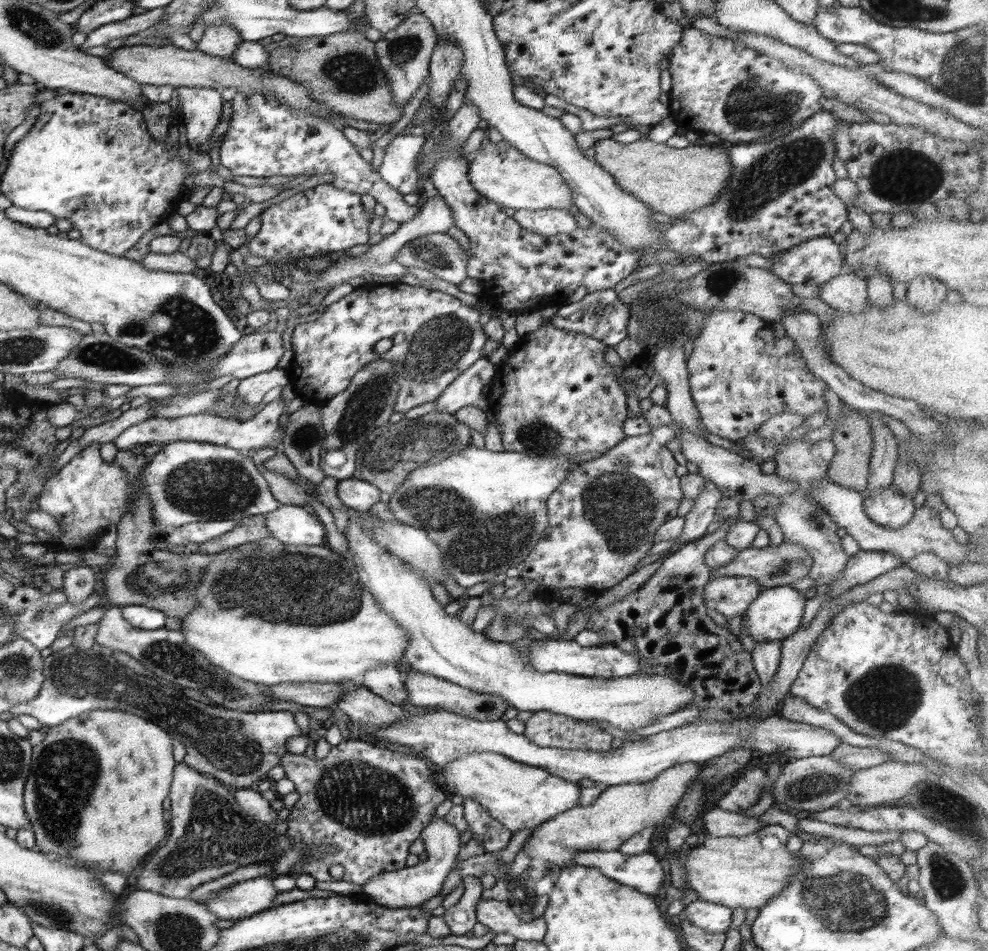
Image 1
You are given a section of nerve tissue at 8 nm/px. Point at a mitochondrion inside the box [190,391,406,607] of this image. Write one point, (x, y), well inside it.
(305, 436)

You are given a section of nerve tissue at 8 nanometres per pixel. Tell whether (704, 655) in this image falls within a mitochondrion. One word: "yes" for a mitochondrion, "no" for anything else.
no

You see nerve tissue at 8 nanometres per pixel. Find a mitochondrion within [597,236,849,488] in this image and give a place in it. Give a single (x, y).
(658, 311)

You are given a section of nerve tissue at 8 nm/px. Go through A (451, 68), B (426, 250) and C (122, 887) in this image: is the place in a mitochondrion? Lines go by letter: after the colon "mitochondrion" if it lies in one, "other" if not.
A: other
B: mitochondrion
C: other

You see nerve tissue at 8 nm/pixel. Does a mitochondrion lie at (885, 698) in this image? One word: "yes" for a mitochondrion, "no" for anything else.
yes

